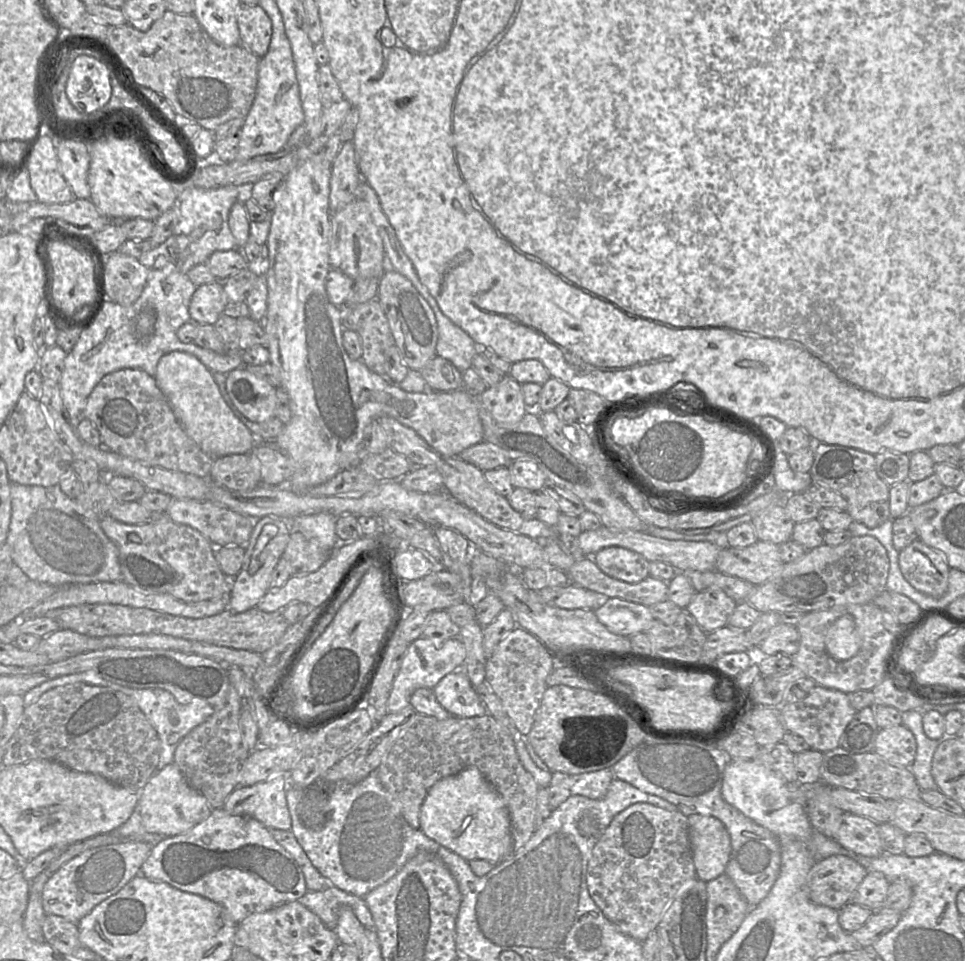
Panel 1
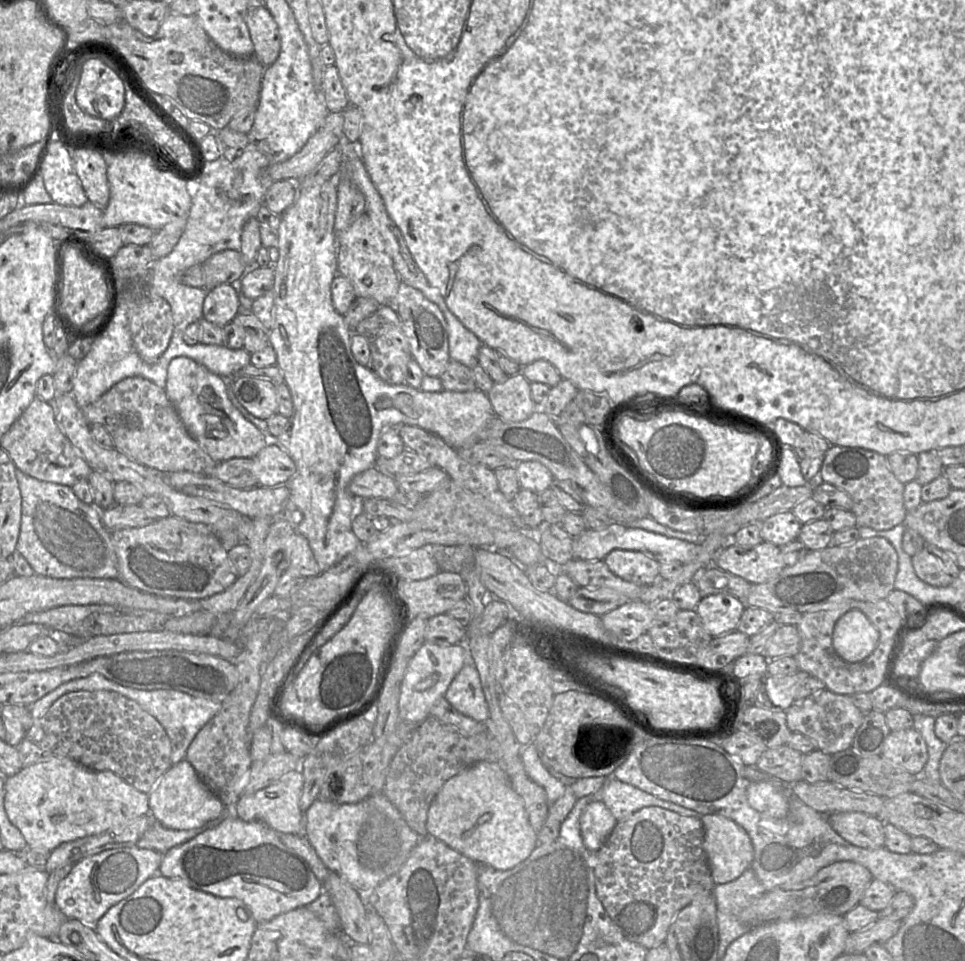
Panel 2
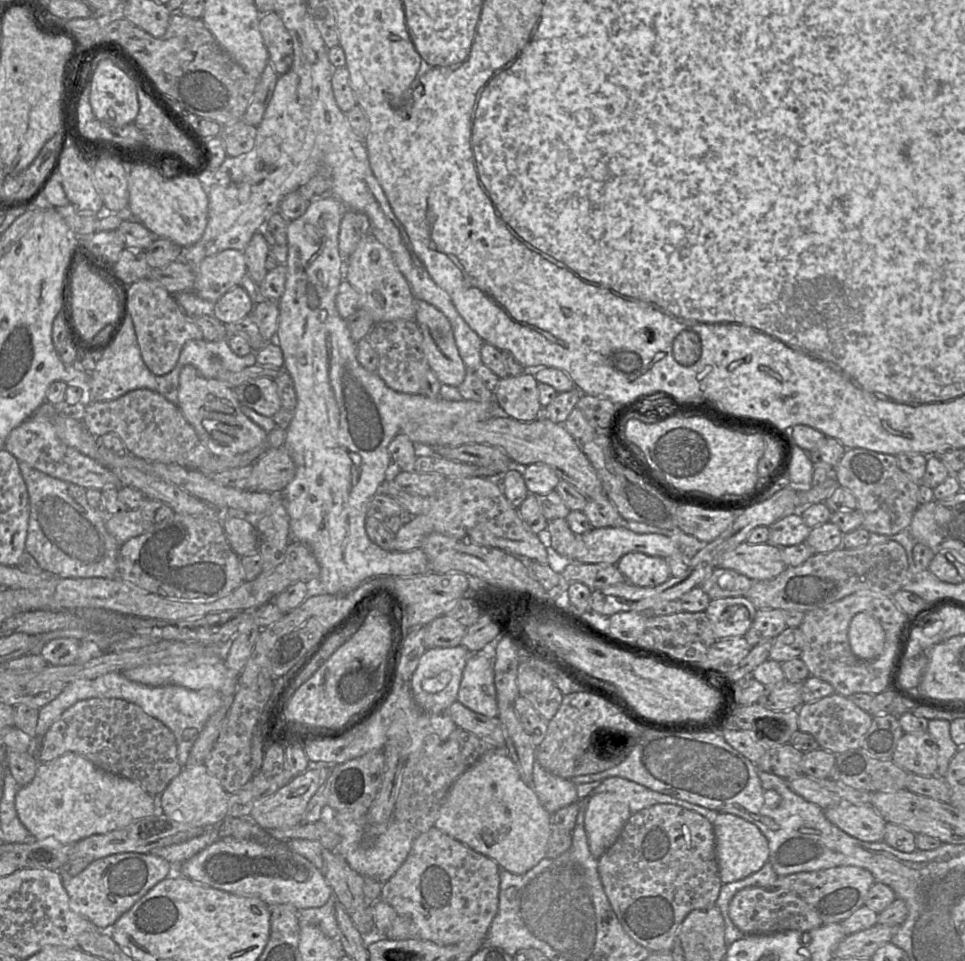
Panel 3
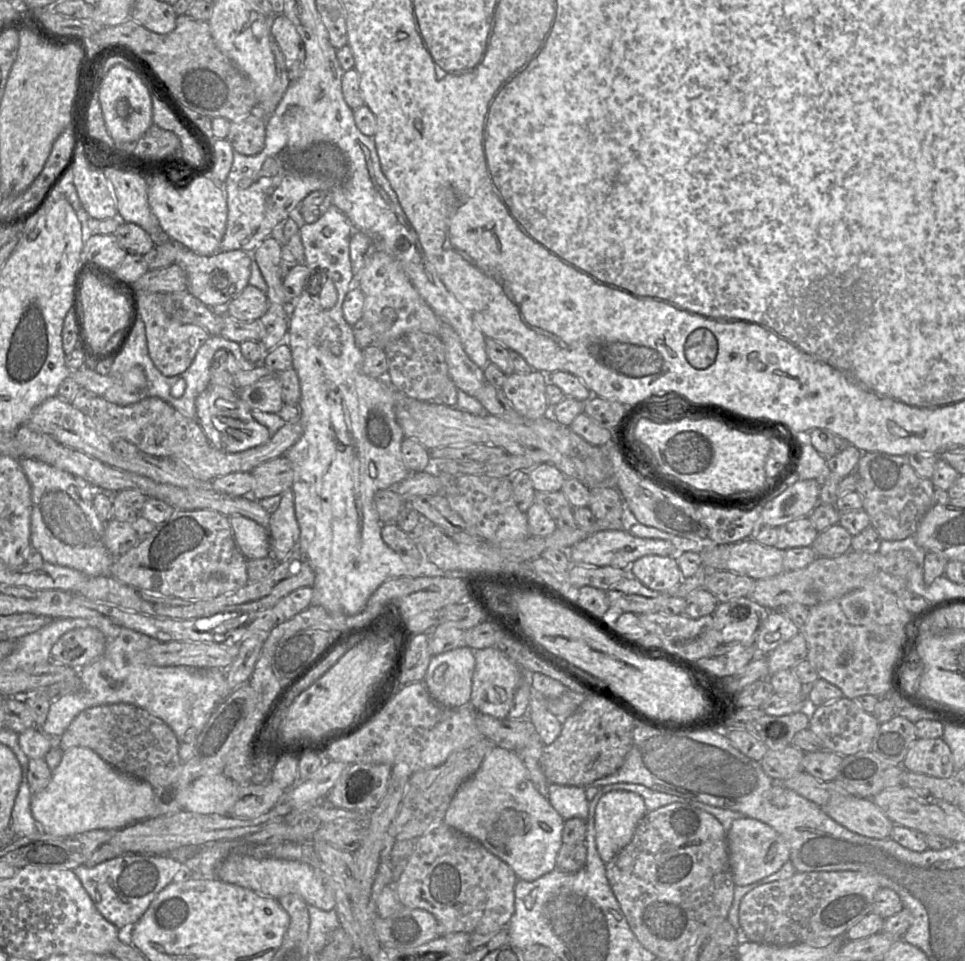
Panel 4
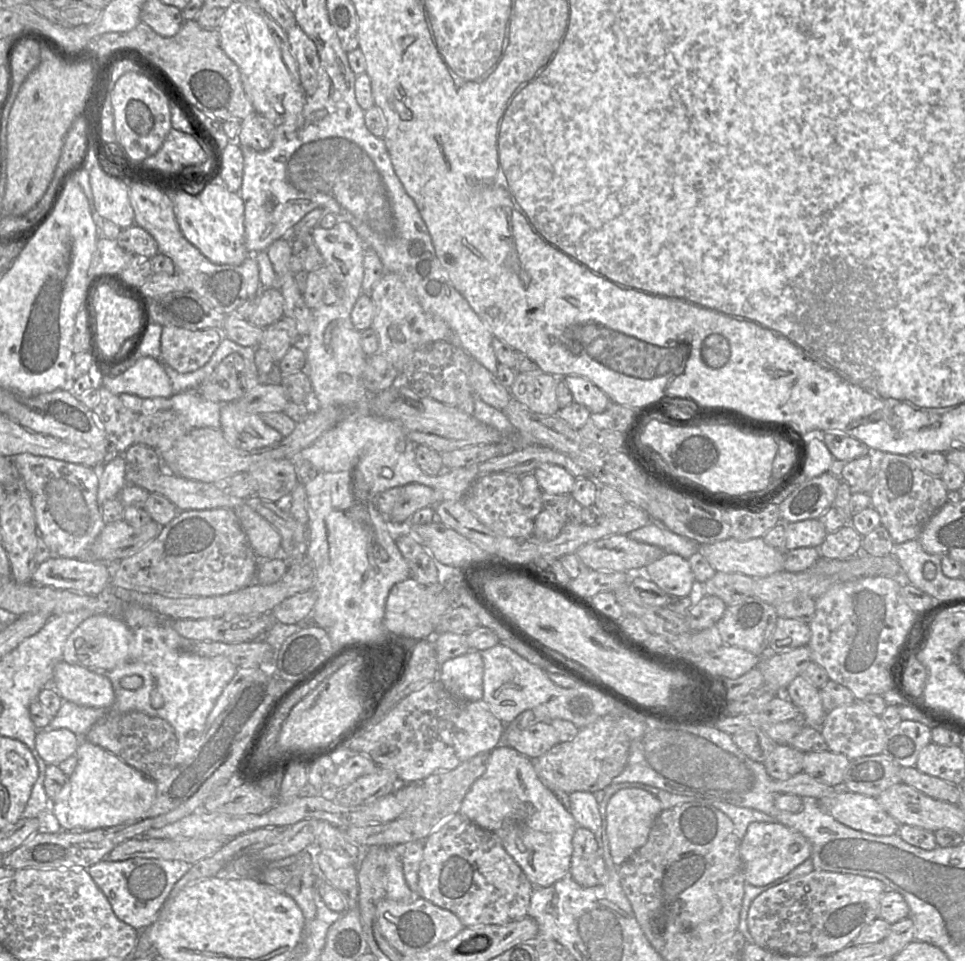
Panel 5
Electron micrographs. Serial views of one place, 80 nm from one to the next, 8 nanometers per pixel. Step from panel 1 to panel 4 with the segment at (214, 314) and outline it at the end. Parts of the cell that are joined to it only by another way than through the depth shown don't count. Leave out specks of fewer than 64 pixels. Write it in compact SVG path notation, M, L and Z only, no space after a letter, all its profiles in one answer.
M248 285L226 305L224 314L243 322L257 321L266 313L269 305L270 301L265 292Z

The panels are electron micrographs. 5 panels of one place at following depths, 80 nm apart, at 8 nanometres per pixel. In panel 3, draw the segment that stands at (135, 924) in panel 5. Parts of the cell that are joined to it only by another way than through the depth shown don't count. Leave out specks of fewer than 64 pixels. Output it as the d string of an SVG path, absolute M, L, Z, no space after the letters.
M125 852L93 860L83 871L64 880L72 911L108 930L157 883L174 873L174 864L151 853Z

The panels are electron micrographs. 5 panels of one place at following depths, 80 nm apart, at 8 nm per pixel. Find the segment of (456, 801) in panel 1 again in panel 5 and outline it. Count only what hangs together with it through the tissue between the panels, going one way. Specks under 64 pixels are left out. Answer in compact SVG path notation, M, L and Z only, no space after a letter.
M501 743L490 752L486 771L465 795L459 814L495 834L534 886L547 887L569 876L572 839L578 824L560 798L541 781L533 760L508 745Z

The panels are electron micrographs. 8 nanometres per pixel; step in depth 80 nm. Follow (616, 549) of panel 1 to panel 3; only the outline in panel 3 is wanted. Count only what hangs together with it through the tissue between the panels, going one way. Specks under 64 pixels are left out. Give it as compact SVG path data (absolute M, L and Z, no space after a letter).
M627 553L616 566L627 582L639 587L655 587L671 577L667 559L644 553Z

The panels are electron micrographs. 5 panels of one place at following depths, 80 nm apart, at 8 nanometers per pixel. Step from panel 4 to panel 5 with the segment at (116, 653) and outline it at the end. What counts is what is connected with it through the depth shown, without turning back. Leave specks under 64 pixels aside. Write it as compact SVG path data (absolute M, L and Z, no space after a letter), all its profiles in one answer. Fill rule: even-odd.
M108 590L108 594L97 596L106 601L126 605L121 619L133 633L129 659L111 670L101 671L112 682L115 693L114 704L111 708L85 707L64 700L59 711L45 729L65 728L83 739L90 728L108 712L142 712L150 717L161 718L172 726L178 739L175 762L182 764L191 758L199 748L201 739L210 726L208 725L208 717L238 667L225 657L203 657L189 651L190 644L195 641L182 637L167 621L169 618L142 606L126 604L118 600L112 590ZM127 676L140 676L143 679L142 686L130 690L122 688L119 681ZM152 692L161 694L162 707L154 708L152 706Z

